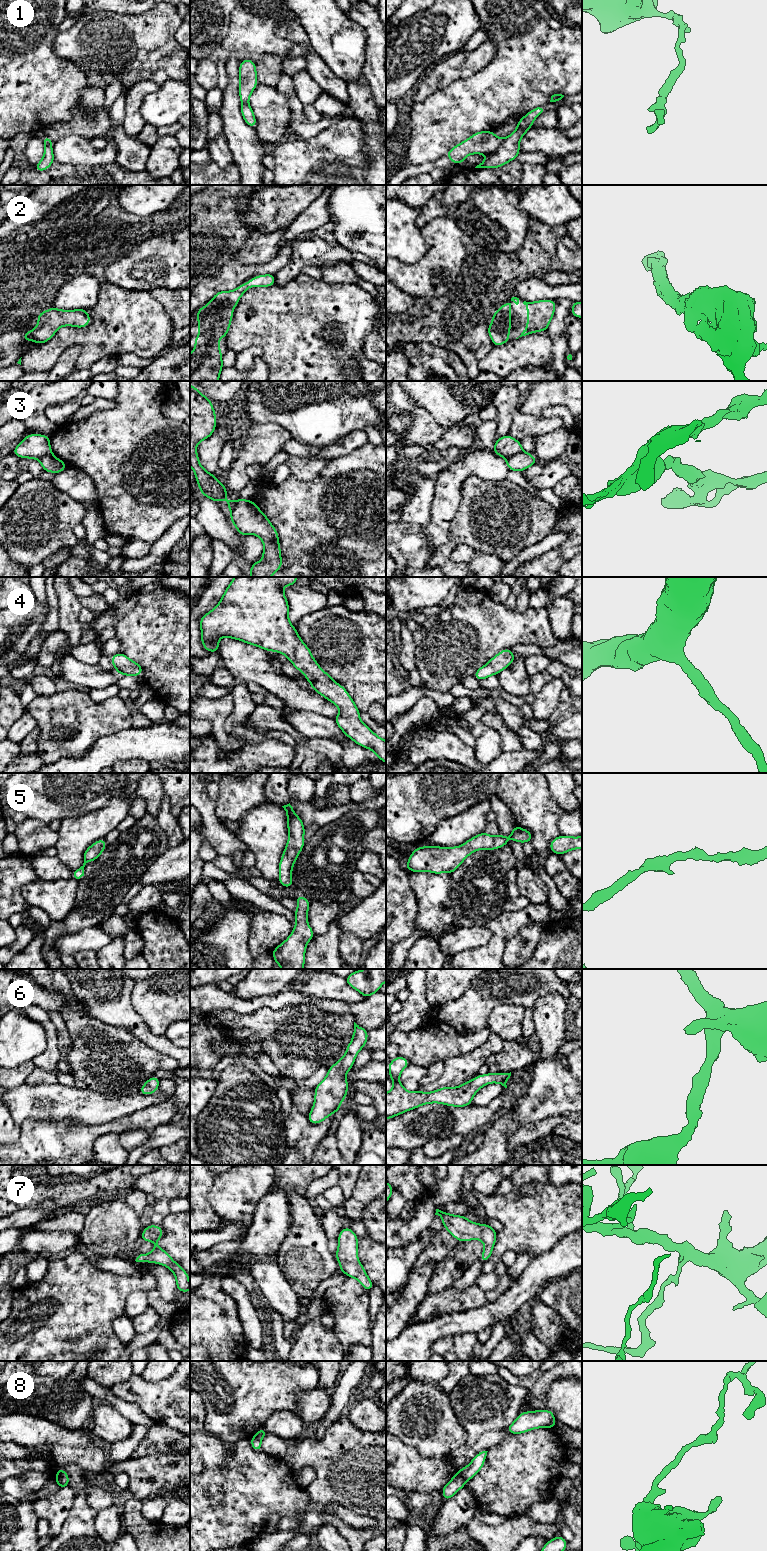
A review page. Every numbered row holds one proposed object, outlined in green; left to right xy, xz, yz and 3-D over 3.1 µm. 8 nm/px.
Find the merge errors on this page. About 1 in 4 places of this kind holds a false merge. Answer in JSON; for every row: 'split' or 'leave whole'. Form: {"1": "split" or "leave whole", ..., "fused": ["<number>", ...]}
{"1": "split", "2": "leave whole", "3": "split", "4": "leave whole", "5": "leave whole", "6": "leave whole", "7": "leave whole", "8": "leave whole", "fused": ["1", "3"]}

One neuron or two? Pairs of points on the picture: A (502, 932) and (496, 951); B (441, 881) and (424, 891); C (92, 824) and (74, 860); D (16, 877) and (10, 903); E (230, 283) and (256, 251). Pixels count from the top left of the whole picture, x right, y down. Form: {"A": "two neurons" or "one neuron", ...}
{"A": "one neuron", "B": "one neuron", "C": "one neuron", "D": "one neuron", "E": "two neurons"}

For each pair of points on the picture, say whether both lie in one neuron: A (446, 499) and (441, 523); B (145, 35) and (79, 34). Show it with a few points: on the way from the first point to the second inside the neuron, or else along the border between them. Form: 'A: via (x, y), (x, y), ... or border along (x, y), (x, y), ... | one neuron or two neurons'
A: via (445, 505), (441, 517) | one neuron
B: via (129, 35), (95, 35) | one neuron

